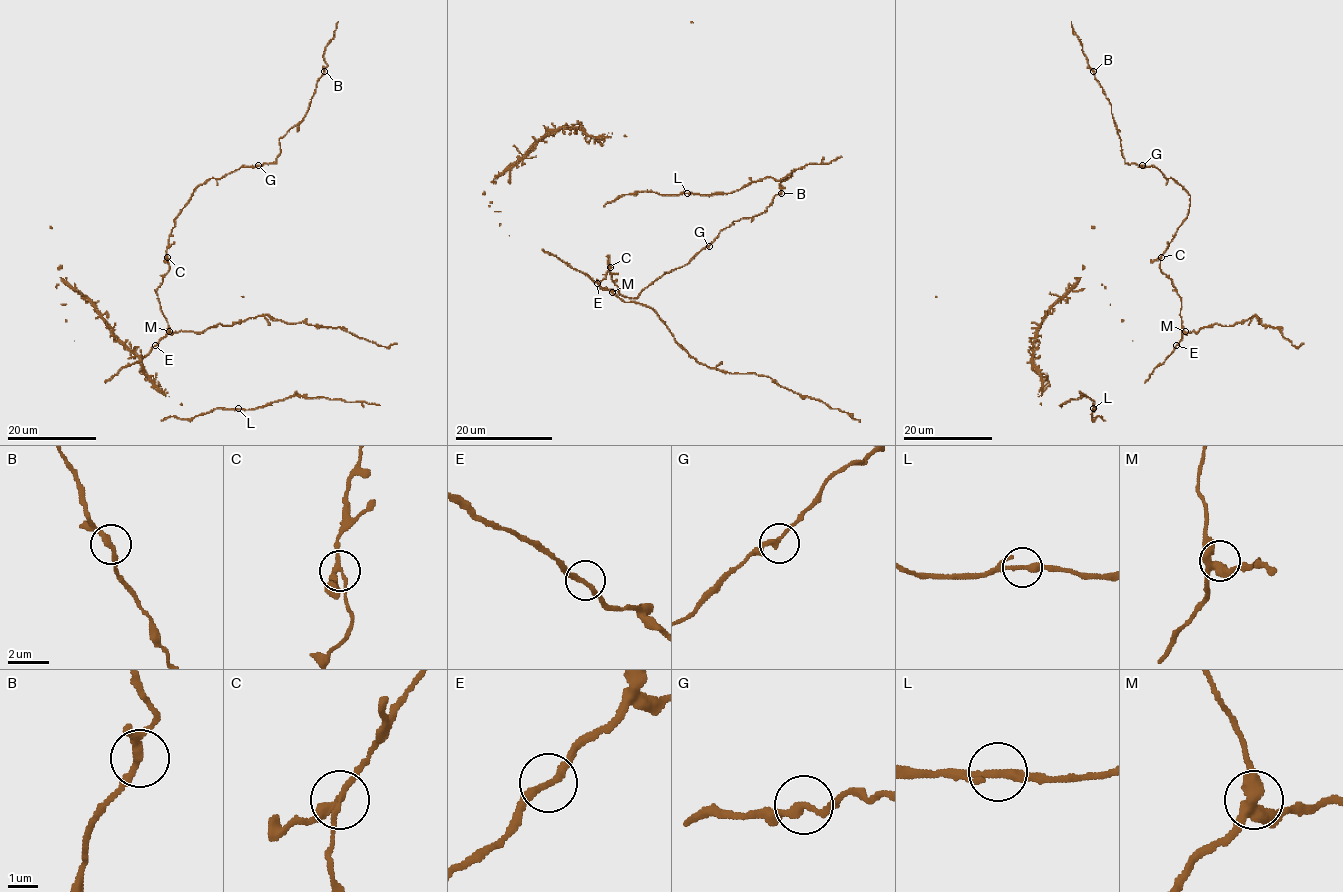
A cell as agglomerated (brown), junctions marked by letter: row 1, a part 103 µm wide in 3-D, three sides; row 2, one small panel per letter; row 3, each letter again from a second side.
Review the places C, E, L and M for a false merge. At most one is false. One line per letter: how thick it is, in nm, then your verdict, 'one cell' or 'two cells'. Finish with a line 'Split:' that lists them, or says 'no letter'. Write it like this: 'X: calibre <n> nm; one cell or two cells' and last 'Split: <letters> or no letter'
C: calibre 240 nm; one cell
E: calibre 240 nm; one cell
L: calibre 200 nm; one cell
M: calibre 360 nm; one cell
Split: no letter

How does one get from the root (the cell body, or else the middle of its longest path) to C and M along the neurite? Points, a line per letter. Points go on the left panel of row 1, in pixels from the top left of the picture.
C: (155, 345), (168, 332), (168, 322), (156, 293), (169, 270), (166, 257)
M: (155, 345), (169, 331)

